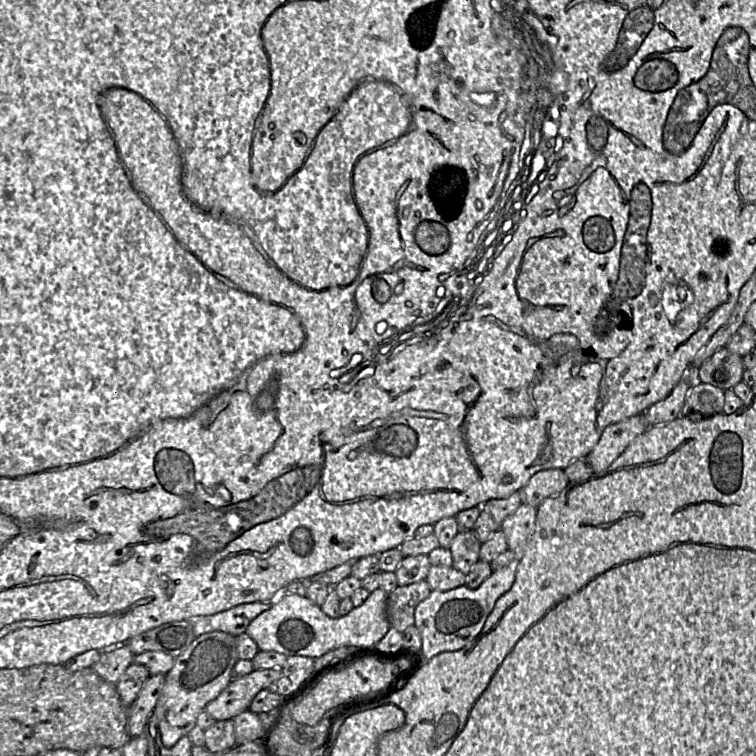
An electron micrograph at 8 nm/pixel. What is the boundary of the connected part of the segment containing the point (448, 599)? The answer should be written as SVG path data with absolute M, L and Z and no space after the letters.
M515 558L507 566L493 573L476 589L462 585L449 591L432 590L415 609L415 623L421 634L423 661L447 651L457 651L472 642L480 633L497 600L513 585L520 563Z

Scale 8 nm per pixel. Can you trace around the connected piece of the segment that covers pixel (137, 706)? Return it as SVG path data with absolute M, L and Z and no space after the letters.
M150 675L127 710L126 731L131 738L143 734L145 725L162 693L165 675Z

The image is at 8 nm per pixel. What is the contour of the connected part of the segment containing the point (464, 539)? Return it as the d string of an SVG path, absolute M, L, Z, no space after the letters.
M473 530L459 531L449 547L452 567L467 575L480 560L481 545Z

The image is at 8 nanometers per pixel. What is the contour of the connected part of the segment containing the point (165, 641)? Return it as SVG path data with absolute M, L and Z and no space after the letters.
M193 620L173 621L143 632L125 644L134 655L159 651L174 659L182 654L196 638Z

